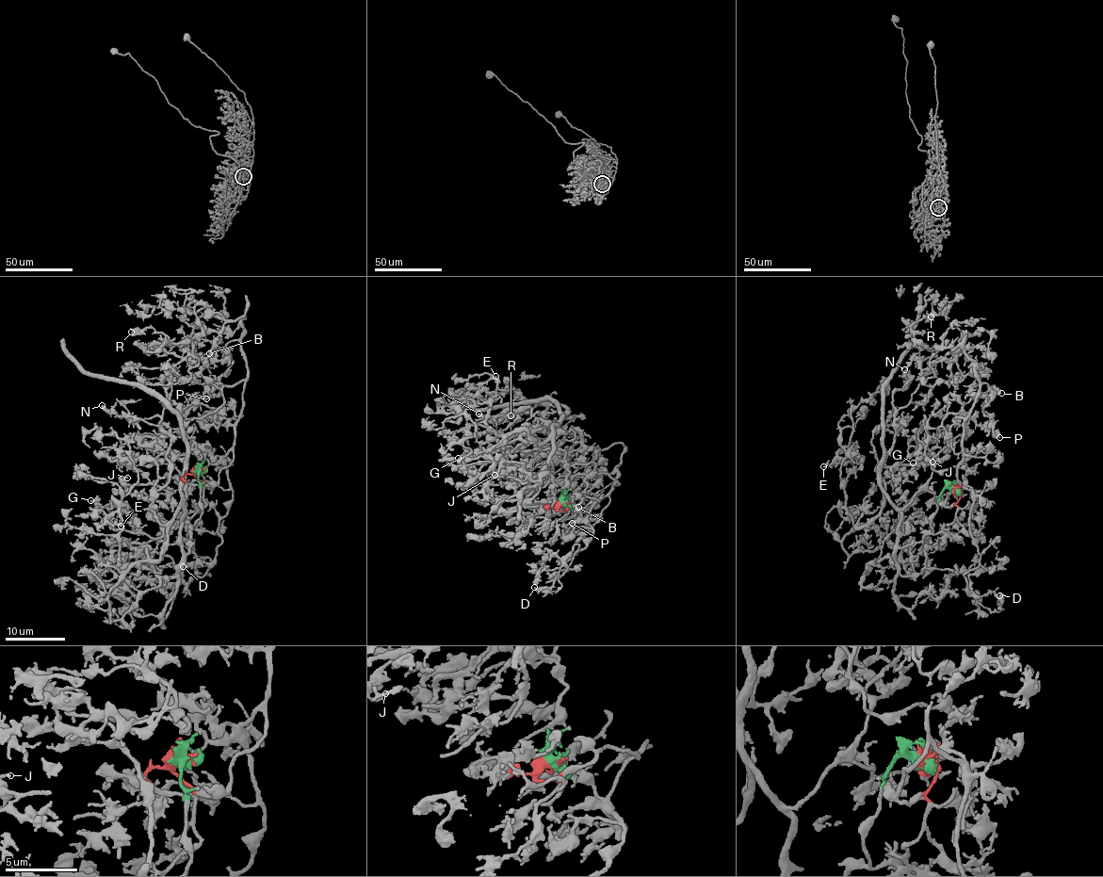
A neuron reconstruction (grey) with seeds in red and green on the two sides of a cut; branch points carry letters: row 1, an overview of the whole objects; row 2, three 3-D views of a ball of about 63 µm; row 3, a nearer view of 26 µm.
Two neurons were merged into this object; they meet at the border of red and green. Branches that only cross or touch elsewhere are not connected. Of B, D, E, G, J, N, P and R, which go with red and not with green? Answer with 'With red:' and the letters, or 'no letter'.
With red: B, D, P, R

